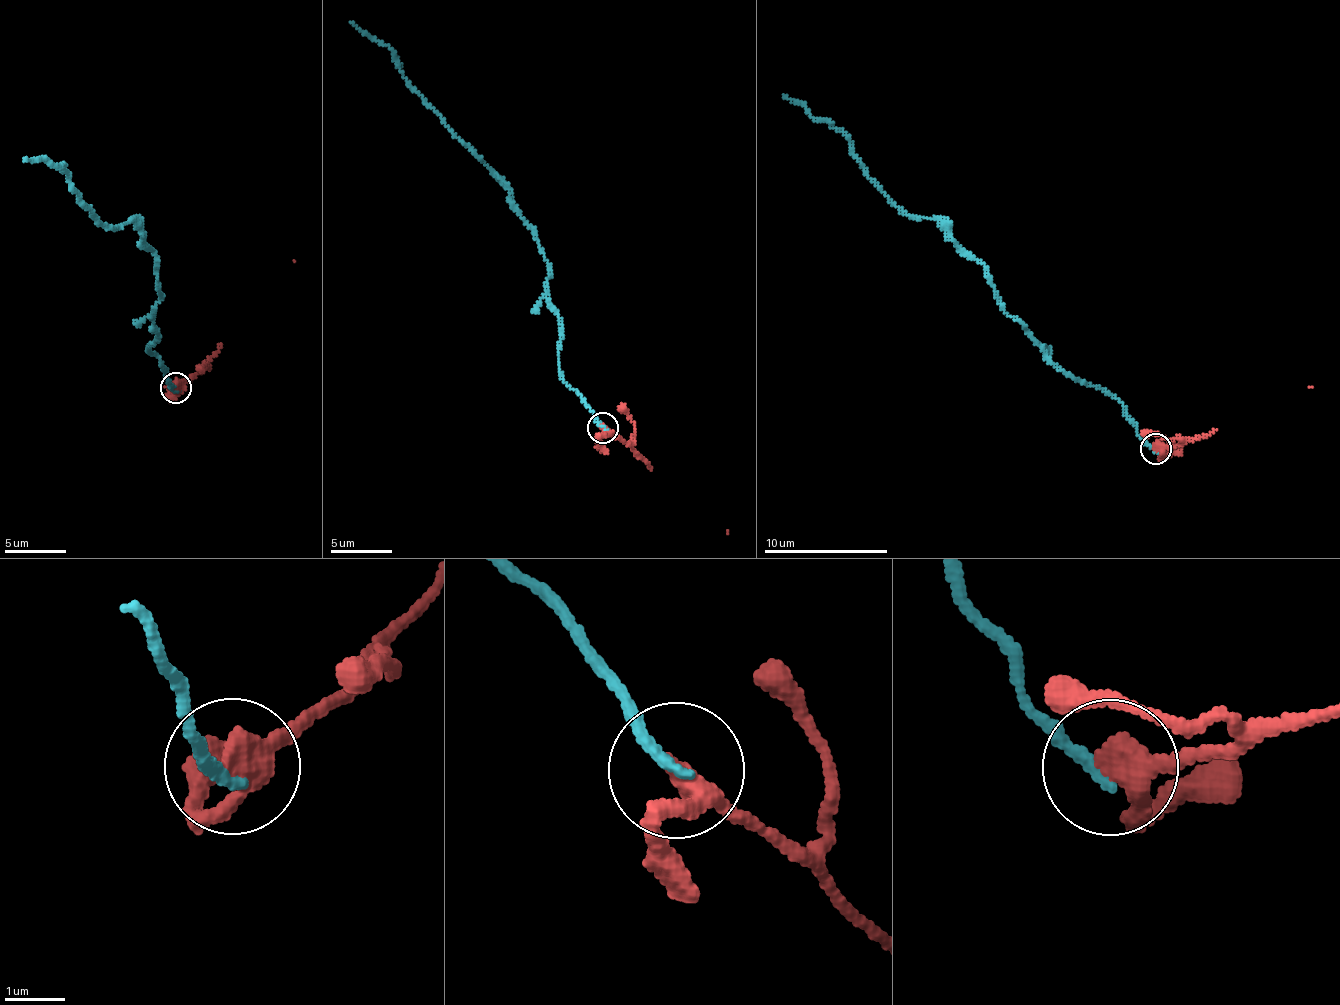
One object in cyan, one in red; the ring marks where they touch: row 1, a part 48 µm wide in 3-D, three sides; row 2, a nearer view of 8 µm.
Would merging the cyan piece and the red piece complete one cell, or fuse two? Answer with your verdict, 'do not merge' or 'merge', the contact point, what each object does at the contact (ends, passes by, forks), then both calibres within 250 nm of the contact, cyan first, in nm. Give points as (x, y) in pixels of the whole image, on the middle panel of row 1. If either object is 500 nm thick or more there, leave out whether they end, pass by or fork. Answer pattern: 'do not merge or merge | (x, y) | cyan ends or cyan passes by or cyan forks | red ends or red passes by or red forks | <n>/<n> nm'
do not merge | (603, 427) | cyan ends | red passes by | 200/400 nm

